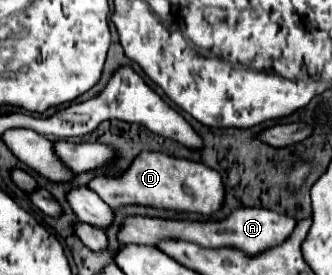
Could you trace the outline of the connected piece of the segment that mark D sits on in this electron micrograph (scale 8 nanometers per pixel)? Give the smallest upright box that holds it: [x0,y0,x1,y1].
[88,152,224,216]

